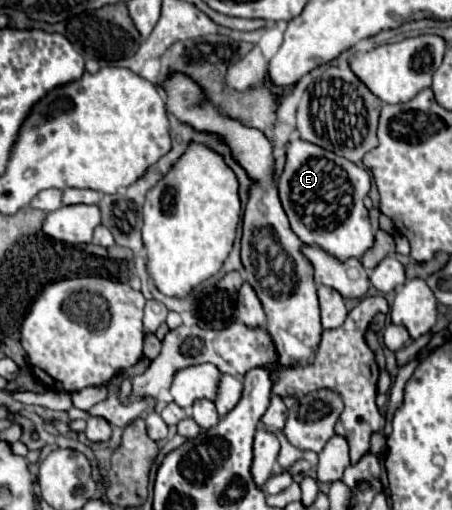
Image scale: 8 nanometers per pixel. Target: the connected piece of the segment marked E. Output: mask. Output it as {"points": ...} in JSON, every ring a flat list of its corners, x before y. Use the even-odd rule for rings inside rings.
{"points":[[298,136,290,138,284,172,278,178,278,194,290,228,302,242,316,244,338,260,360,258,374,240,368,210,362,202,368,190,368,170]]}

